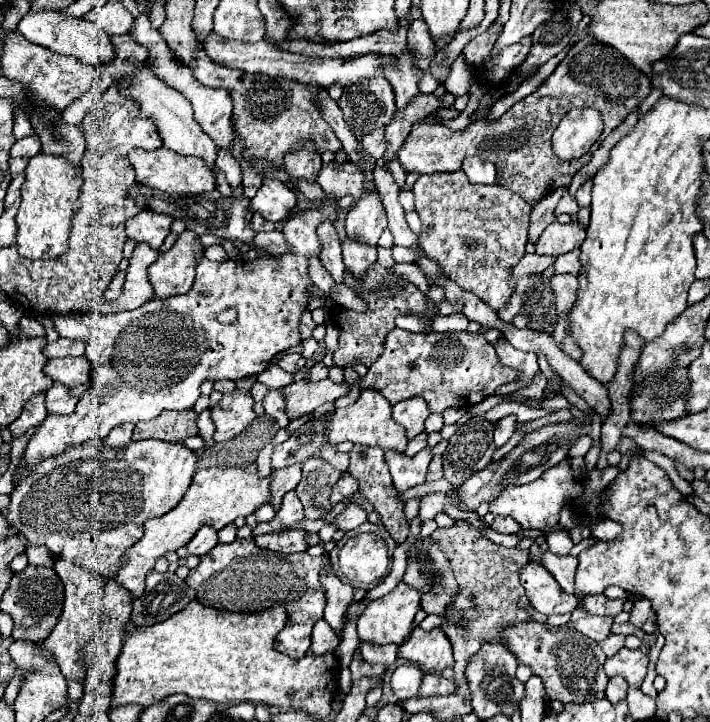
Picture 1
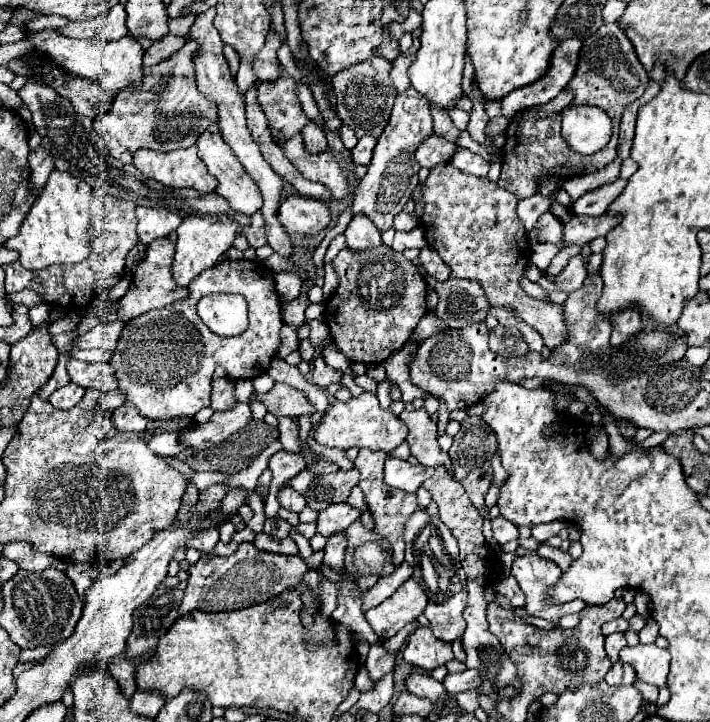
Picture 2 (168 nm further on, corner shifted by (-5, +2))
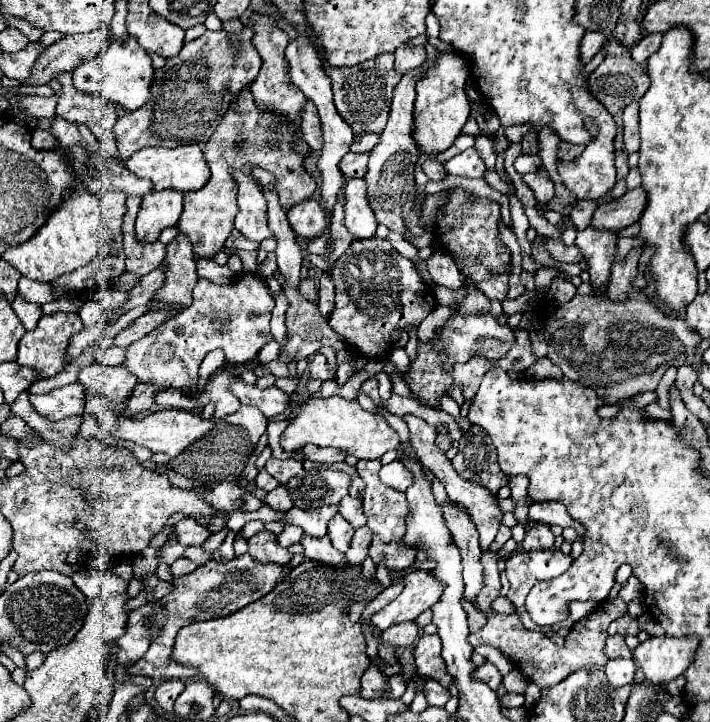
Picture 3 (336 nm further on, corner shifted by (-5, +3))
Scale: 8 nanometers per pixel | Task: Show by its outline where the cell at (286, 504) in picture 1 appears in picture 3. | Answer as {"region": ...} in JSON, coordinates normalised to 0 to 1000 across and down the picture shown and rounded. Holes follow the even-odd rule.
{"region":[[[389,675],[386,680],[380,680],[375,686],[372,694],[375,694],[375,699],[380,699],[383,705],[392,705],[392,708],[406,708],[406,705],[414,702],[411,691],[408,691],[408,686],[403,680],[403,675]]]}

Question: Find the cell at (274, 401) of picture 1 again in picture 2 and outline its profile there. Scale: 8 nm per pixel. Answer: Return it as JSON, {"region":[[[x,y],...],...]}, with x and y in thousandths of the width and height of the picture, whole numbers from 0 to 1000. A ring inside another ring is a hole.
{"region":[[[392,579],[392,582],[394,582],[394,590],[392,590],[392,596],[394,596],[394,612],[397,612],[400,623],[403,626],[425,629],[428,618],[425,618],[425,612],[420,607],[420,593],[411,584],[411,579]]]}

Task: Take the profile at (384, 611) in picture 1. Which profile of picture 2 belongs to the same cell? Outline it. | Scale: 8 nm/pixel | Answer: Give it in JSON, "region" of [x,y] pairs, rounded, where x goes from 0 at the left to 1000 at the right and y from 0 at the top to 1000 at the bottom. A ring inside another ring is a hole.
{"region":[[[577,801],[549,828],[518,845],[515,859],[535,886],[546,886],[575,861],[586,859],[597,848],[597,839],[603,839],[603,825],[594,812]]]}

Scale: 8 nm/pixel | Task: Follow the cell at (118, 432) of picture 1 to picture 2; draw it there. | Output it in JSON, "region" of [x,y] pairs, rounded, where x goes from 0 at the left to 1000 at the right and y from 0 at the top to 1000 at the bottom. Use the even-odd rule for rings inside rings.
{"region":[[[180,554],[169,565],[161,568],[158,582],[161,582],[161,590],[172,598],[203,598],[206,587],[208,587],[208,582]]]}

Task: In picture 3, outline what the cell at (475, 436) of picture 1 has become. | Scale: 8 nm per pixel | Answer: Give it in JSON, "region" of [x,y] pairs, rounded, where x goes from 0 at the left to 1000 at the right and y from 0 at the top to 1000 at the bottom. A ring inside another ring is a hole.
{"region":[[[665,589],[651,600],[637,644],[654,663],[682,672],[690,683],[701,683],[701,677],[715,669],[715,661],[699,639],[699,619],[693,616],[687,600],[673,594],[673,589]]]}

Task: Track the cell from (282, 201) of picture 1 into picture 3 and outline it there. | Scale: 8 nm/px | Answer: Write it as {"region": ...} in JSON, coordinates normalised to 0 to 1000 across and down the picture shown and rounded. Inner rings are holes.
{"region":[[[434,276],[434,278],[425,278],[423,284],[414,284],[406,292],[406,309],[417,325],[442,331],[462,317],[465,301],[445,276]]]}

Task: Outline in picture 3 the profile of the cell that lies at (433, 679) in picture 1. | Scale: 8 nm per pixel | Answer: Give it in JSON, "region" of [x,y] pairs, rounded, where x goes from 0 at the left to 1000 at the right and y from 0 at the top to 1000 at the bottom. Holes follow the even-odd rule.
{"region":[[[682,918],[679,924],[673,924],[670,927],[670,932],[665,932],[670,940],[676,940],[676,943],[682,943],[685,949],[690,949],[690,954],[701,954],[704,952],[704,943],[707,943],[707,935],[704,935],[704,929],[693,921],[693,918]]]}

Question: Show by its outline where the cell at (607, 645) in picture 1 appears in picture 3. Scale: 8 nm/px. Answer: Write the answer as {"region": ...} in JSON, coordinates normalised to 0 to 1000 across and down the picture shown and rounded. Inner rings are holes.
{"region":[[[859,880],[854,885],[854,907],[856,913],[870,913],[870,910],[890,910],[890,902],[879,891],[879,882],[873,880]]]}

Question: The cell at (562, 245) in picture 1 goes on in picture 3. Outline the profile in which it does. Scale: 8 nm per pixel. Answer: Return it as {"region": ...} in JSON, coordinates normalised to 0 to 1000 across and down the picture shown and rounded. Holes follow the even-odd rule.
{"region":[[[899,259],[870,276],[859,276],[837,292],[831,314],[842,320],[873,320],[899,306],[910,284],[910,267]]]}

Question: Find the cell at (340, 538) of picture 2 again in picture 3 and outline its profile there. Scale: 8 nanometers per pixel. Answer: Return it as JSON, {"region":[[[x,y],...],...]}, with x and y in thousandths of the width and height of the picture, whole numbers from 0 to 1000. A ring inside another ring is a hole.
{"region":[[[473,713],[473,716],[462,724],[462,744],[465,744],[468,755],[470,755],[476,763],[482,763],[482,766],[490,763],[496,741],[499,741],[499,730],[496,730],[482,713]]]}

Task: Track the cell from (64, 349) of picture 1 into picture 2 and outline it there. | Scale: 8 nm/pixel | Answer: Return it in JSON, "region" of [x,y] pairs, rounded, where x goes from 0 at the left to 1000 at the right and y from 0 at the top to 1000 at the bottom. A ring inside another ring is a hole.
{"region":[[[175,443],[152,446],[152,452],[135,452],[135,457],[118,463],[118,468],[113,468],[113,474],[107,474],[107,482],[146,482],[146,485],[161,485],[175,452],[177,452]]]}

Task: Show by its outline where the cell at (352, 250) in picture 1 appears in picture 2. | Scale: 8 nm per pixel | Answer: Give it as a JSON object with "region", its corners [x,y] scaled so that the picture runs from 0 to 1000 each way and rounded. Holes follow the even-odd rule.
{"region":[[[501,296],[496,302],[496,307],[490,310],[485,327],[487,327],[490,343],[496,343],[496,346],[515,346],[515,343],[524,343],[524,341],[535,341],[538,338],[535,319],[513,296]]]}

